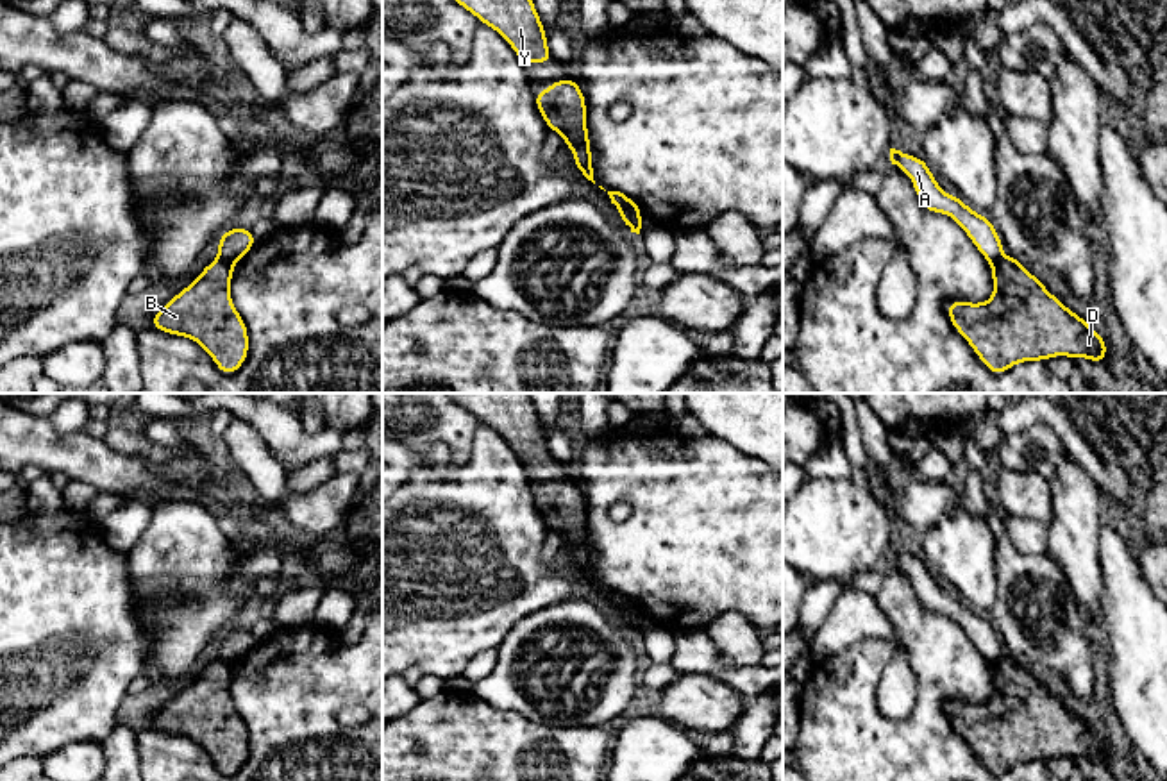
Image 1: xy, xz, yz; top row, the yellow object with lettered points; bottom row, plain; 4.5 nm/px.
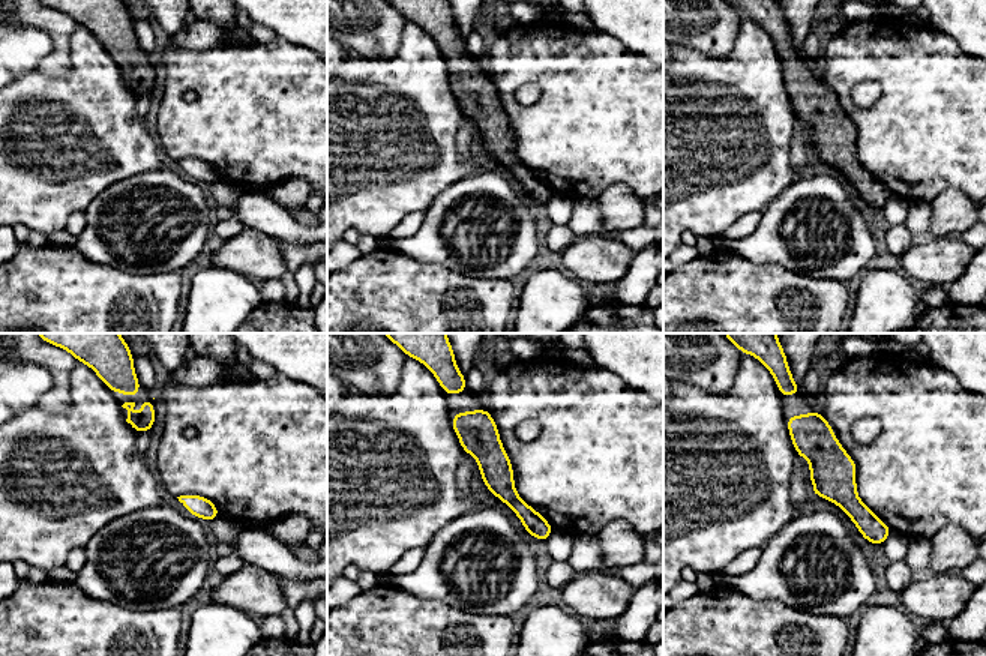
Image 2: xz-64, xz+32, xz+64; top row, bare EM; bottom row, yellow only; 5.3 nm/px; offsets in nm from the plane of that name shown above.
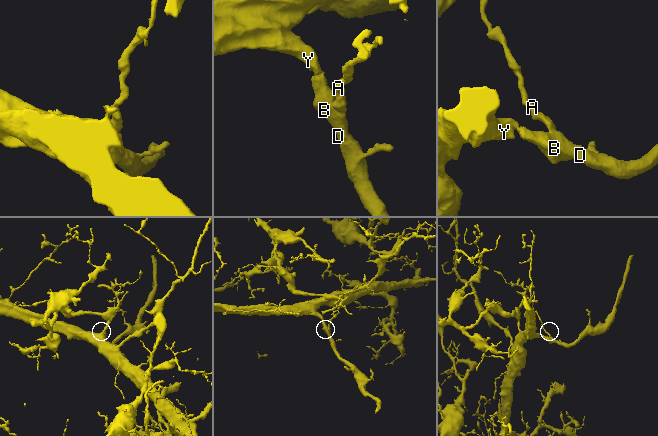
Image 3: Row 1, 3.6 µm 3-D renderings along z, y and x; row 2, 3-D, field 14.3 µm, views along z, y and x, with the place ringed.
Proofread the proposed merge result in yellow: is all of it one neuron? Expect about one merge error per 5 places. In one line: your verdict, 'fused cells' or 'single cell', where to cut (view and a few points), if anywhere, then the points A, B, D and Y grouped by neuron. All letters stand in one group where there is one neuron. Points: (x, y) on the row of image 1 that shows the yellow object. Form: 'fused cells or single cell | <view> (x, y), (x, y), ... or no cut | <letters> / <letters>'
fused cells | xz (612, 199), (640, 213) | A / B D Y

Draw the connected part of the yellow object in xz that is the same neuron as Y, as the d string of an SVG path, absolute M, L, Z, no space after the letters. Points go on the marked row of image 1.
M454 0L497 30L524 64L550 63L547 32L533 0Z

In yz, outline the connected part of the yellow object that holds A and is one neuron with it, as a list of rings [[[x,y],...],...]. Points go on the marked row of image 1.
[[[890,148],[890,161],[910,175],[924,209],[956,220],[988,263],[995,263],[1003,257],[1003,241],[990,218],[967,207],[960,197],[945,193],[924,159]]]

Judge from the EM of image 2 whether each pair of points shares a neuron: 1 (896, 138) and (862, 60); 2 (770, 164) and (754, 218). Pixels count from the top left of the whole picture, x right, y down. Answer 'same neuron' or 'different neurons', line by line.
1: same neuron
2: different neurons

